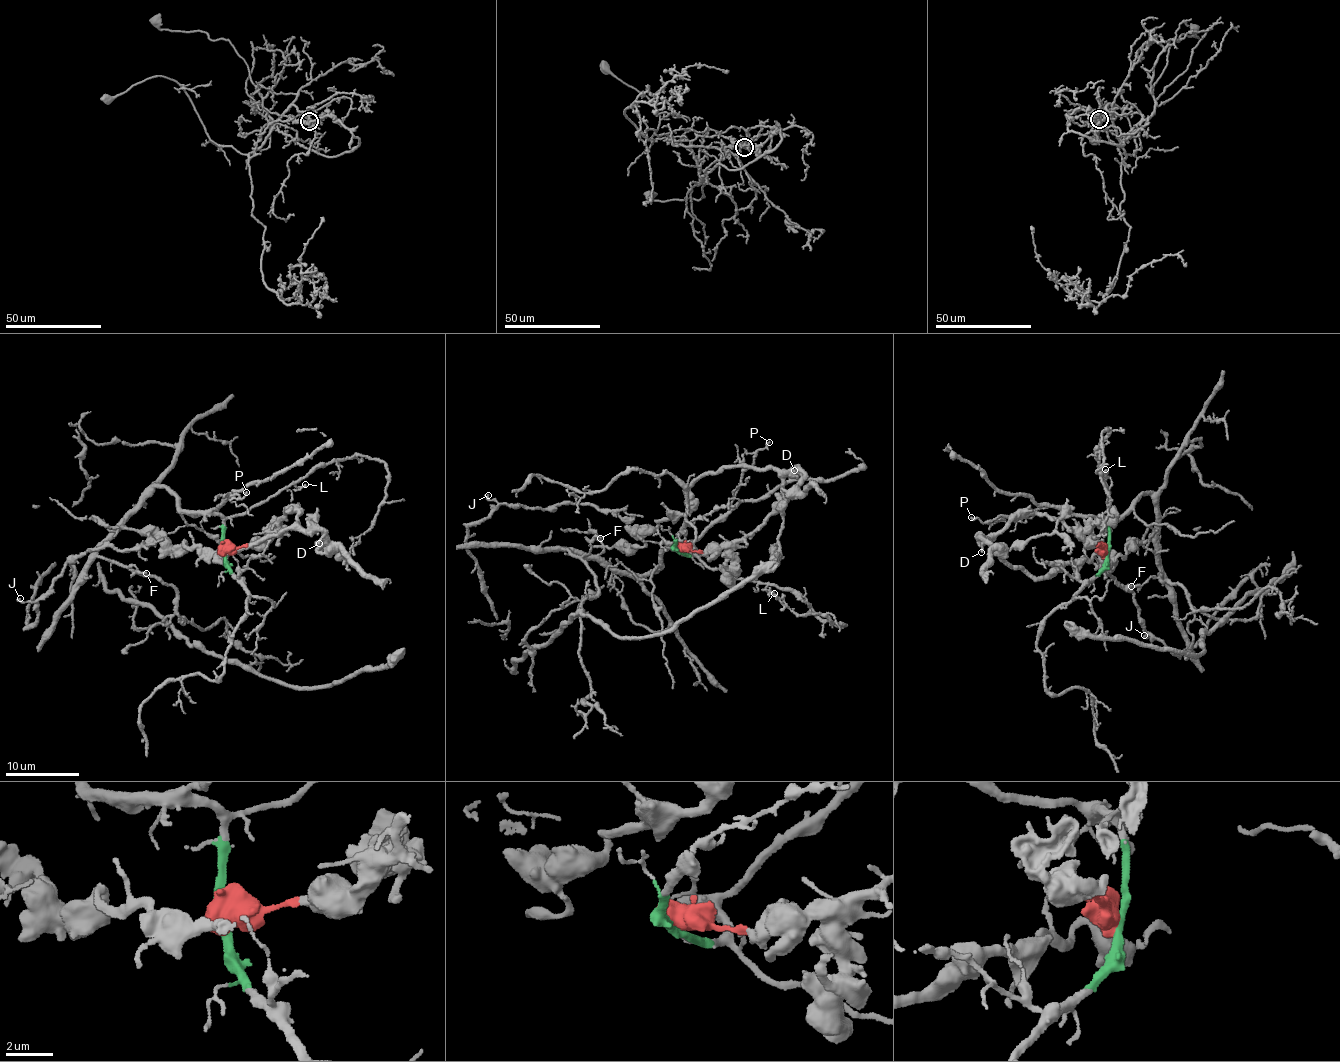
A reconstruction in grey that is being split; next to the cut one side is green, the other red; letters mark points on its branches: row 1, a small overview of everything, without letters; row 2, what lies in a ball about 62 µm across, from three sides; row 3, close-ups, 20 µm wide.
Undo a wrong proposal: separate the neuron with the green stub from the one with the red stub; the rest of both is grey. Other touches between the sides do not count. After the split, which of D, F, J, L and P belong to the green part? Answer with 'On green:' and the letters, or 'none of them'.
On green: F, L, P

